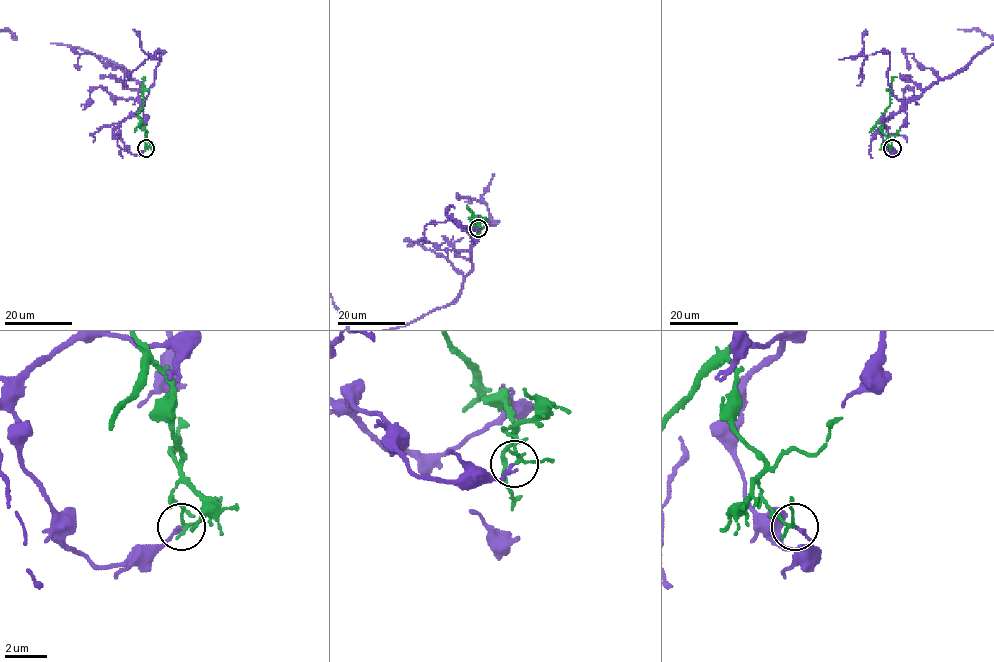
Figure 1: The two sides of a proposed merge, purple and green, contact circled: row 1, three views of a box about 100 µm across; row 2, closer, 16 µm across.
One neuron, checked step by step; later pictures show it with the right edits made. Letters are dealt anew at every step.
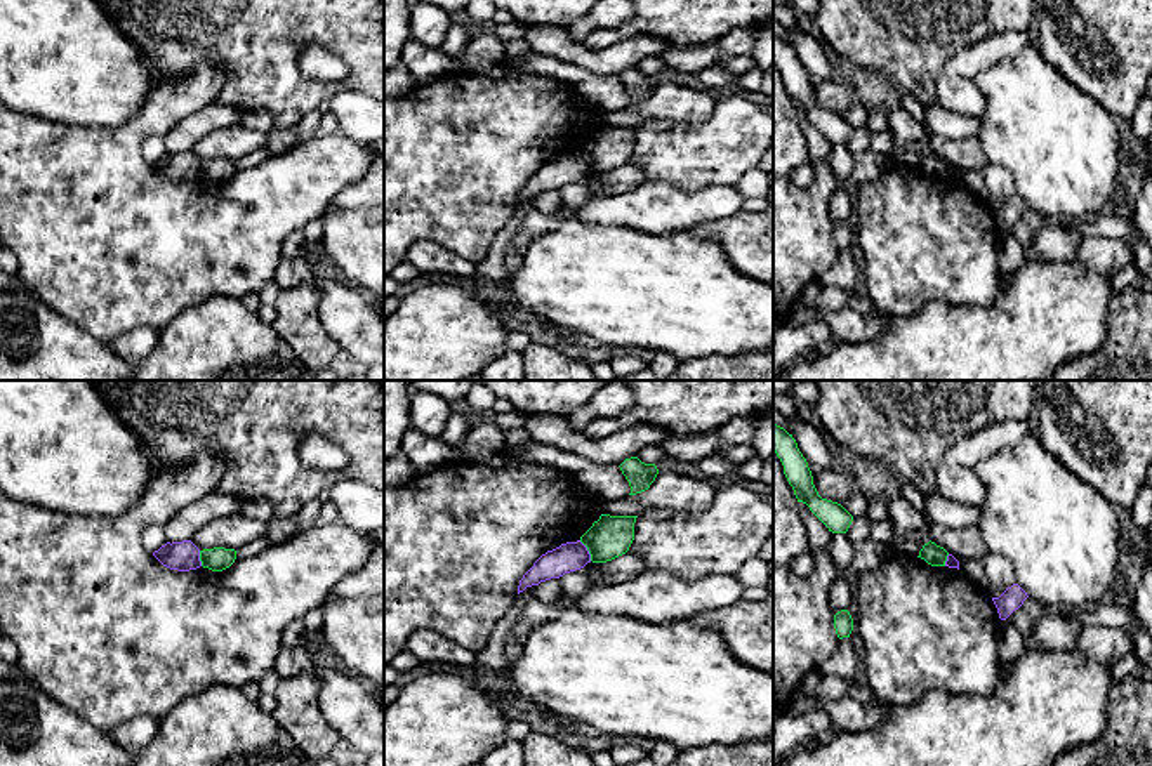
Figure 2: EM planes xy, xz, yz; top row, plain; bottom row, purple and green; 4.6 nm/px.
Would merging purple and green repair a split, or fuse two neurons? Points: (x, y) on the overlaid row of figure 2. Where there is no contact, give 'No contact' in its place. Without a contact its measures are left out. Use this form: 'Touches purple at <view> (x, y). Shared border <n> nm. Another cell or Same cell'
Touches purple at xz (588, 551). Shared border 110 nm. Another cell

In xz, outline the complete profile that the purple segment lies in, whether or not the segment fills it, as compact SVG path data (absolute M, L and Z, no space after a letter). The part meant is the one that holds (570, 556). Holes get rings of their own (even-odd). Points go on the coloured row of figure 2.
M580 540L561 544L559 547L542 554L533 563L533 566L520 580L518 594L526 587L580 570L587 563L591 563L591 554Z

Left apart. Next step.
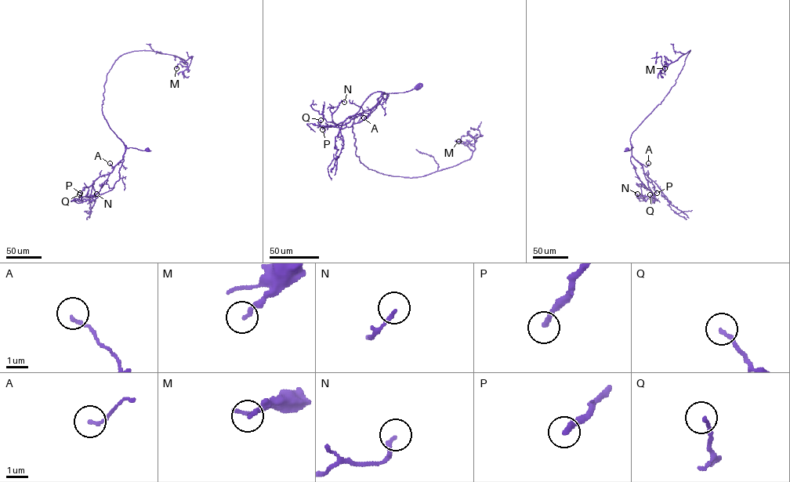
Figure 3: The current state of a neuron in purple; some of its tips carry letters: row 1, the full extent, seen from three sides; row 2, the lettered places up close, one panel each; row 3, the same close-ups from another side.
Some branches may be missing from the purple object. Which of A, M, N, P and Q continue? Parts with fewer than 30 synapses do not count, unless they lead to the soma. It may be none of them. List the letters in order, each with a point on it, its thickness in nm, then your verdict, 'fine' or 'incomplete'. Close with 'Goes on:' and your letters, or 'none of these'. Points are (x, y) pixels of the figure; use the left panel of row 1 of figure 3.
A: place (110, 163); calibre 130 nm; fine
M: place (176, 68); calibre 190 nm; fine
N: place (96, 193); calibre 170 nm; fine
P: place (80, 193); calibre 240 nm; incomplete
Q: place (79, 194); calibre 160 nm; fine
Goes on: P

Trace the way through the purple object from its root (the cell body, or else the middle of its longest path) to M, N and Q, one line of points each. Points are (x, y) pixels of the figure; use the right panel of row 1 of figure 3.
M: (627, 150), (632, 149), (632, 132), (675, 84), (690, 50), (667, 66), (665, 63), (664, 68)
N: (627, 150), (631, 147), (632, 156), (642, 165), (654, 197), (637, 193)
Q: (627, 150), (631, 147), (630, 161), (636, 175), (655, 195), (656, 200), (650, 194)

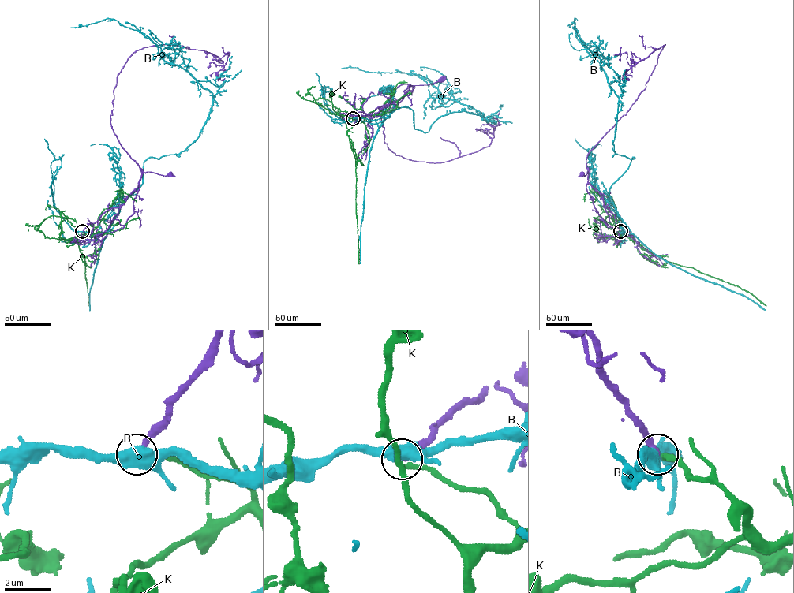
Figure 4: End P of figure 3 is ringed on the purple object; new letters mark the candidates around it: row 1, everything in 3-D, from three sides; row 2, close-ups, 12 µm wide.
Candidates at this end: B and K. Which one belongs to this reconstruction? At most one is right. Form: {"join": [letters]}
{"join": []}

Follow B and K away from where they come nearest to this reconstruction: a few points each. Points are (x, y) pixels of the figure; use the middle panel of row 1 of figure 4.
B: (353, 118), (378, 129), (409, 108), (413, 128), (427, 132), (453, 112), (483, 113), (419, 75), (341, 68)
K: (353, 118), (357, 121), (349, 128), (347, 135), (355, 165), (358, 263)

